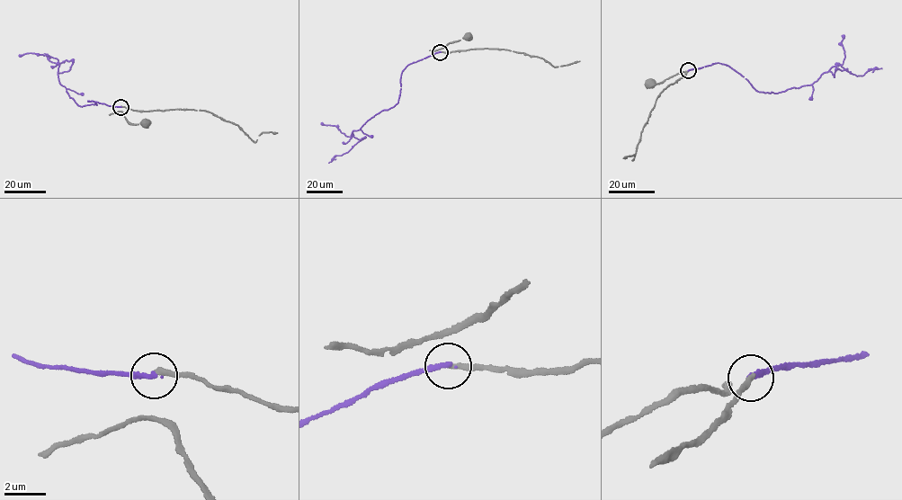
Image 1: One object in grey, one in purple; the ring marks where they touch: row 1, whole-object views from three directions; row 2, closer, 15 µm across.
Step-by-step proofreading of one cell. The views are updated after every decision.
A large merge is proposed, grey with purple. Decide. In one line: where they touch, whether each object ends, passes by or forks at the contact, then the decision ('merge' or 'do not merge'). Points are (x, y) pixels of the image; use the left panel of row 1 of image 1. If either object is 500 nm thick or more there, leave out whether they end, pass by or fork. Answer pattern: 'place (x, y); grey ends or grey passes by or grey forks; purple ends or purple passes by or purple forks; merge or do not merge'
place (120, 107); grey ends; purple ends; do not merge

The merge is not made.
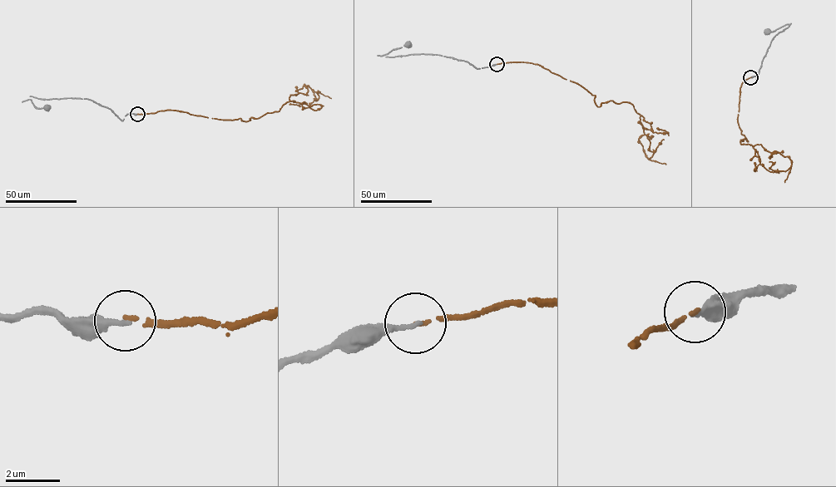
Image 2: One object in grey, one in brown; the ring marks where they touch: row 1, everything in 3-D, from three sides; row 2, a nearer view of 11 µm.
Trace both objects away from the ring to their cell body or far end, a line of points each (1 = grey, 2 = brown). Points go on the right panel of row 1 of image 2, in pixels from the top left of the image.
1: (750, 77), (757, 75), (757, 78), (772, 39), (790, 23), (767, 31)
2: (751, 77), (739, 89), (737, 121), (748, 141), (740, 144), (761, 145), (791, 164), (777, 172), (760, 164)

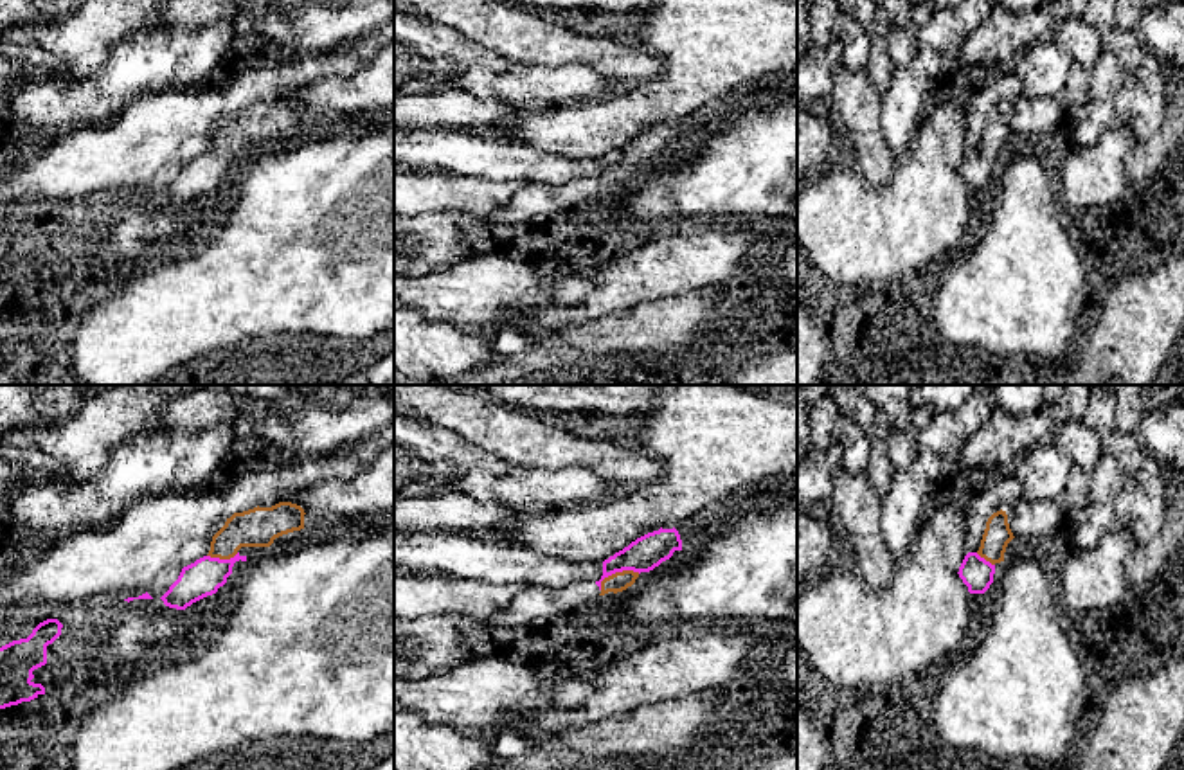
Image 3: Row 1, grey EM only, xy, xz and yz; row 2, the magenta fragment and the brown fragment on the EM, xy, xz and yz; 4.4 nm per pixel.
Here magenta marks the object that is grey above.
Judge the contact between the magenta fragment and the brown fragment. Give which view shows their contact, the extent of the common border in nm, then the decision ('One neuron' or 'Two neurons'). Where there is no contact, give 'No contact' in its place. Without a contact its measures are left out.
Touches magenta in xz. Shared border 200 nm. One neuron

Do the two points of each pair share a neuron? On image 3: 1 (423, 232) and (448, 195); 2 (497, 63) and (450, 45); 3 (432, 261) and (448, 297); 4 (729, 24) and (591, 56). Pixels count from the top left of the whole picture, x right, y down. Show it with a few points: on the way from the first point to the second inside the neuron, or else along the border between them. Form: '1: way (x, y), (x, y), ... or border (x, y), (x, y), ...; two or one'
1: border (425, 213), (412, 216); two
2: way (486, 58), (461, 51); one
3: border (441, 265), (434, 270), (412, 272); two
4: border (661, 60), (661, 71), (654, 78), (623, 83); two

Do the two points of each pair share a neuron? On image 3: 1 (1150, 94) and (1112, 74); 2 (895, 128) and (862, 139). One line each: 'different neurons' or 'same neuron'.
1: same neuron
2: different neurons

